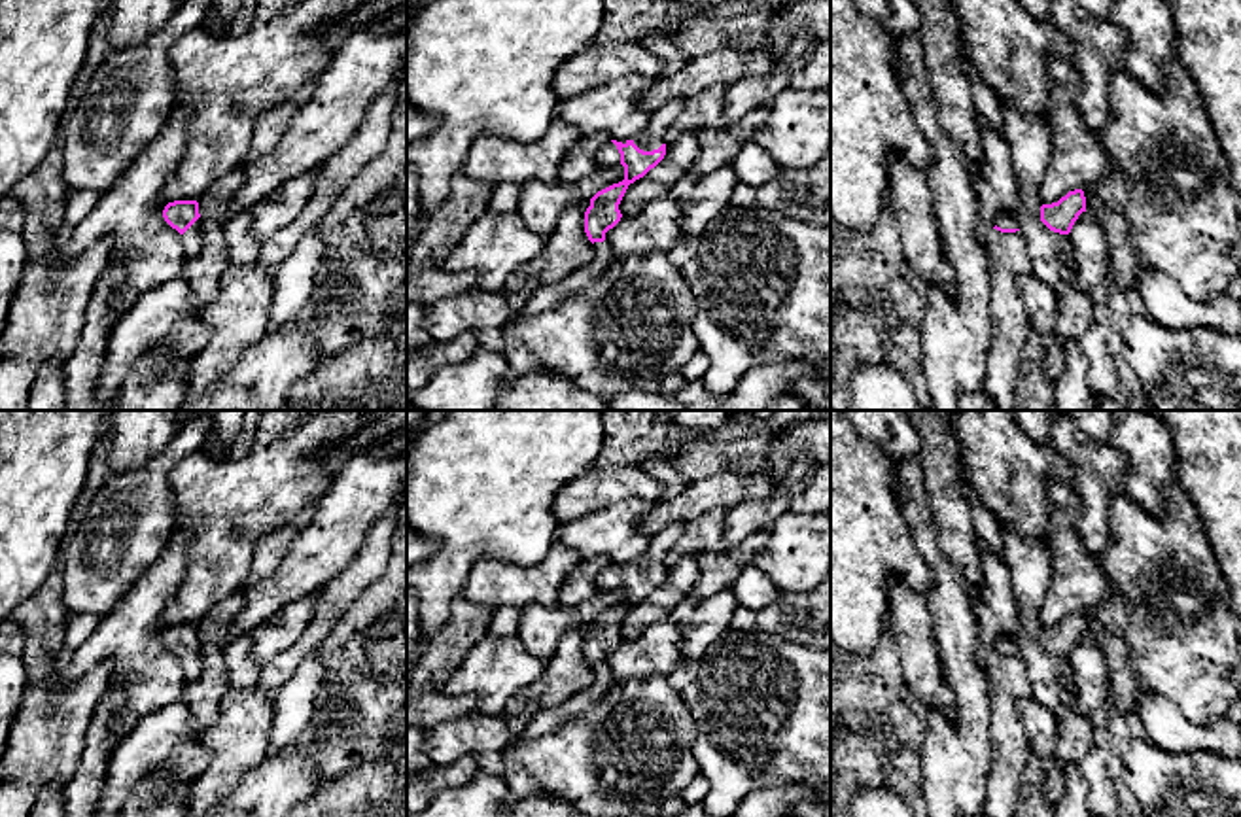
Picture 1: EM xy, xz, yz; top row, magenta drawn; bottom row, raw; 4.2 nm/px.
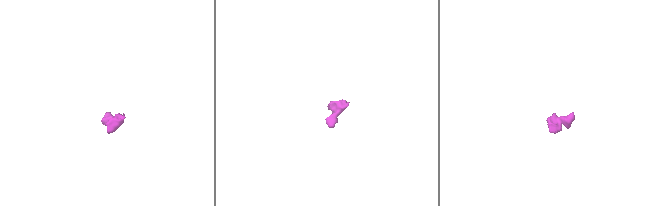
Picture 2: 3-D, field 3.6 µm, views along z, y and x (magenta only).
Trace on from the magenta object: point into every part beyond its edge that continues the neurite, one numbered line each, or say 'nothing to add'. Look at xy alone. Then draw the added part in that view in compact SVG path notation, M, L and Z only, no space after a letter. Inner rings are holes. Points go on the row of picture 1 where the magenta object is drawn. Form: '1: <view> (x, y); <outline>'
1: xy (193, 239); M201 217L182 235L184 255L193 259L204 246L204 231Z

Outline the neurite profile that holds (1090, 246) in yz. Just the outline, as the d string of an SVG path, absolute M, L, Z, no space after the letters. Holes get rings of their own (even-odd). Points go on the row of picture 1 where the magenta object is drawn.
M1082 212L1069 233L1069 240L1076 286L1082 291L1103 286L1110 272L1110 250L1101 221L1090 212Z

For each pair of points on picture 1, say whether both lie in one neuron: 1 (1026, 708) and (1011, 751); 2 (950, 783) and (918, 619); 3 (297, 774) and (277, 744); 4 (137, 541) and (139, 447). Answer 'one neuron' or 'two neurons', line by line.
1: two neurons
2: two neurons
3: two neurons
4: two neurons

